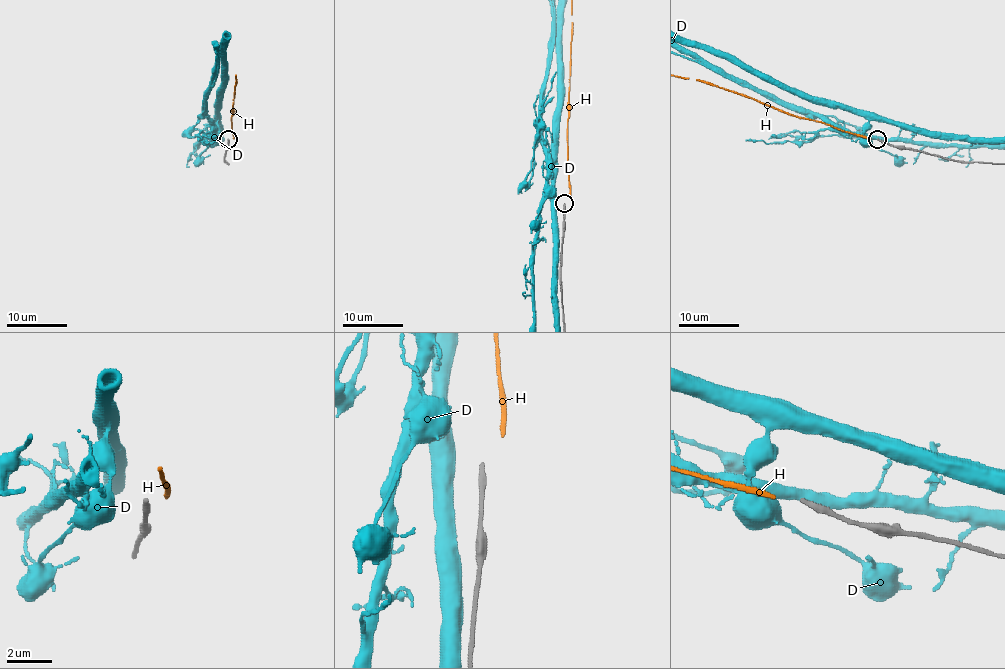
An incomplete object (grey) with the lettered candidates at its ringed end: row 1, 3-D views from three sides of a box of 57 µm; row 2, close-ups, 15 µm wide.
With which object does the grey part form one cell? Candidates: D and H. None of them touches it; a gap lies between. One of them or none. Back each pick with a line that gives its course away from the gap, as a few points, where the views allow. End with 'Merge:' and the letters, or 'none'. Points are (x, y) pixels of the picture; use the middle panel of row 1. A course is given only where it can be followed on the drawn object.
Merge: none

